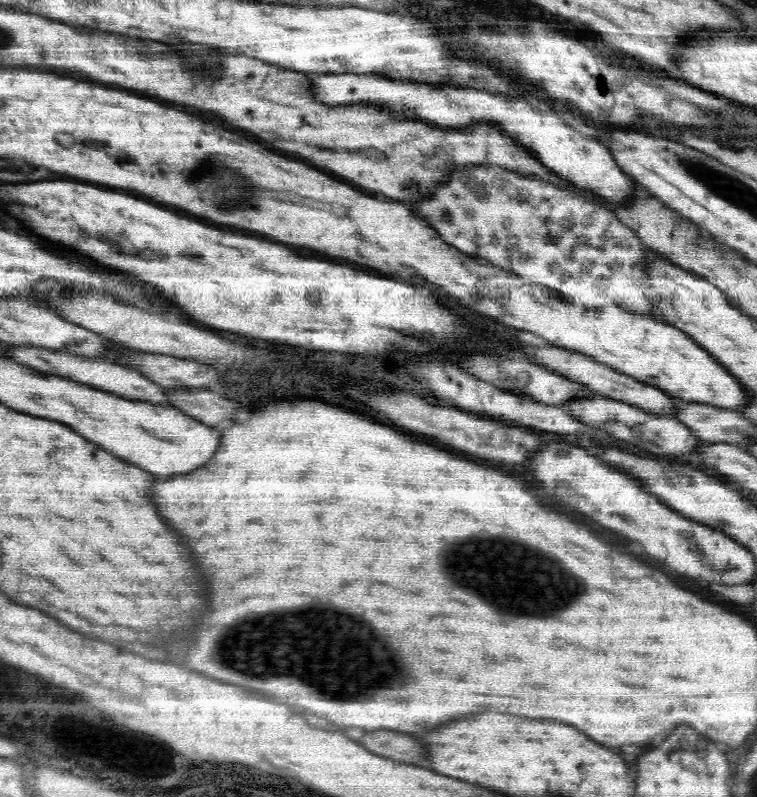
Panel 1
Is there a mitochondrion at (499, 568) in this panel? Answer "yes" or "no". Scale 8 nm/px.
yes

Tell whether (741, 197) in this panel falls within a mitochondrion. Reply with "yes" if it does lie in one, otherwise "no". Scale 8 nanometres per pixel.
yes

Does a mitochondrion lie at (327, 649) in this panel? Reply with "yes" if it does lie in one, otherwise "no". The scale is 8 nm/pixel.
yes

